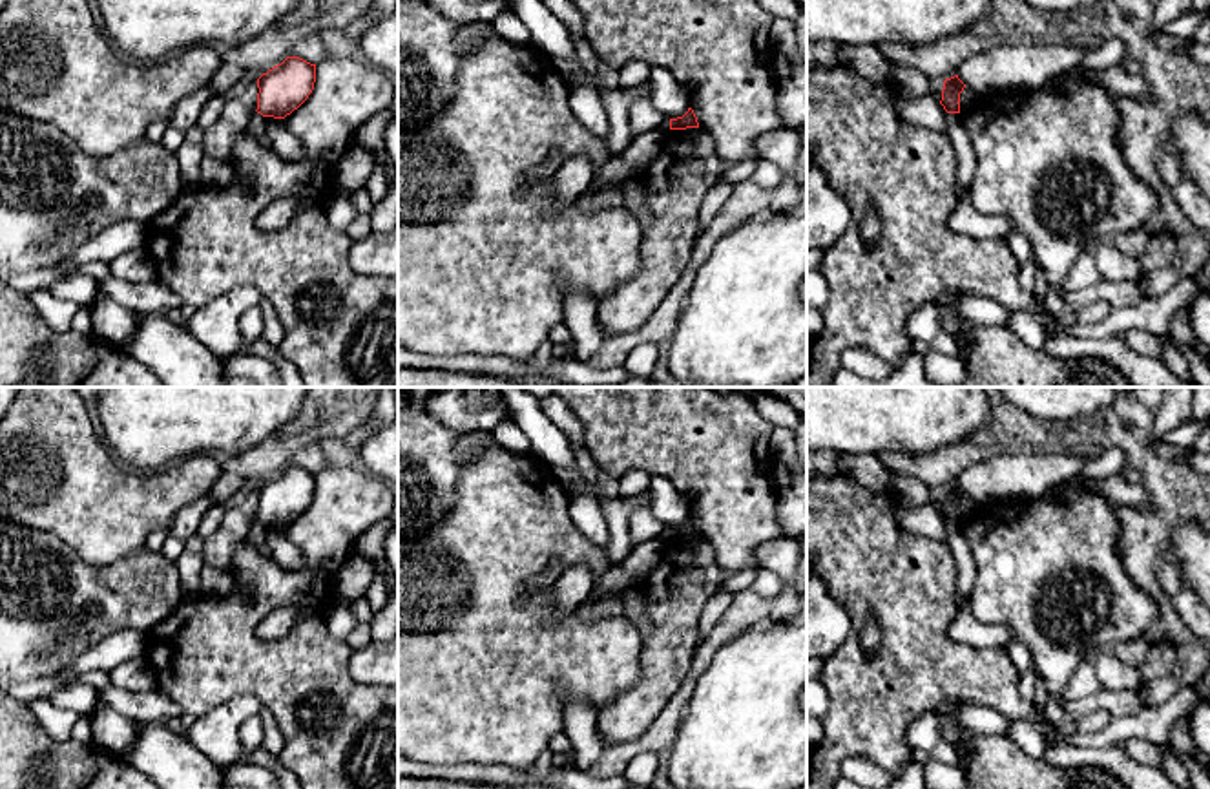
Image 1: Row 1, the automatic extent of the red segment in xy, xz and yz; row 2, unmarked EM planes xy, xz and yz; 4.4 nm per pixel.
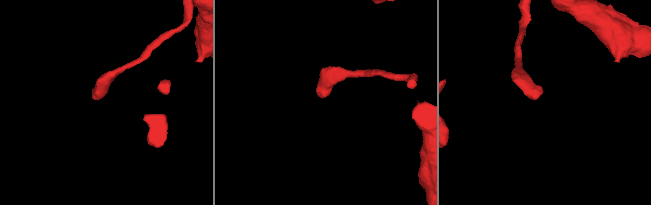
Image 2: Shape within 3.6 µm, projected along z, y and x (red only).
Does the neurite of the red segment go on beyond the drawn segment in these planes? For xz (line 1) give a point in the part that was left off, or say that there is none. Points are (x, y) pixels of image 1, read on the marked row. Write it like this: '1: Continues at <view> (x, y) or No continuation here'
1: No continuation here

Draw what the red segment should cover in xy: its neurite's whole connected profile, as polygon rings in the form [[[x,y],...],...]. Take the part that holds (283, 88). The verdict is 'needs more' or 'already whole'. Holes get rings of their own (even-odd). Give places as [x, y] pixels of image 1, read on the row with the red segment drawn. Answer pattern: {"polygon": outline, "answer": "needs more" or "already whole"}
{"polygon": [[[287,57],[257,79],[257,113],[285,119],[312,93],[316,64],[299,57]]], "answer": "already whole"}

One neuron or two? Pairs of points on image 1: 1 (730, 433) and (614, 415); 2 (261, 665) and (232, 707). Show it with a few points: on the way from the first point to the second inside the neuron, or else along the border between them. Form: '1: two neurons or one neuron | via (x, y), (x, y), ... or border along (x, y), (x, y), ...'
1: one neuron | via (701, 433), (687, 433), (659, 415), (643, 415)
2: two neurons | border along (263, 705), (250, 696), (232, 696), (201, 716)

